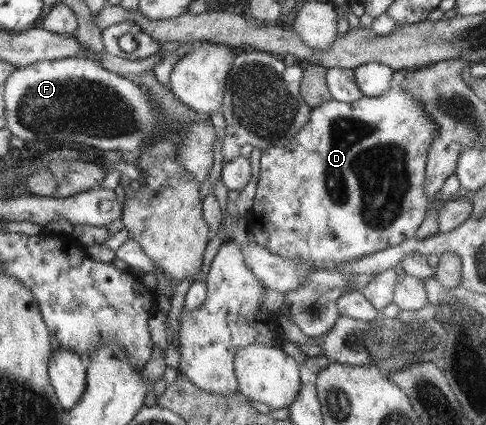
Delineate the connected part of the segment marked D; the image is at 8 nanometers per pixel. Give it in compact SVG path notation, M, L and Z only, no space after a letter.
M392 87L379 96L362 96L358 101L344 103L330 100L311 109L308 123L294 135L286 145L278 145L261 150L259 180L252 206L255 219L248 219L248 231L254 235L255 243L282 258L310 262L314 266L330 268L338 262L362 258L416 236L416 230L426 217L426 205L430 201L426 195L426 164L428 151L434 143L434 135L439 135L439 125L422 110L422 102L404 87Z

